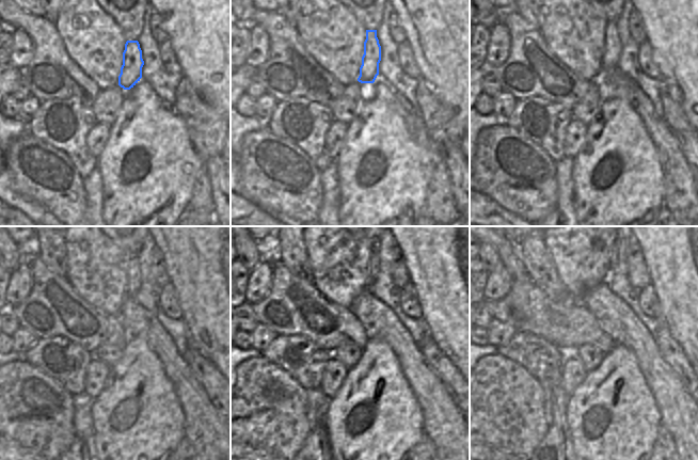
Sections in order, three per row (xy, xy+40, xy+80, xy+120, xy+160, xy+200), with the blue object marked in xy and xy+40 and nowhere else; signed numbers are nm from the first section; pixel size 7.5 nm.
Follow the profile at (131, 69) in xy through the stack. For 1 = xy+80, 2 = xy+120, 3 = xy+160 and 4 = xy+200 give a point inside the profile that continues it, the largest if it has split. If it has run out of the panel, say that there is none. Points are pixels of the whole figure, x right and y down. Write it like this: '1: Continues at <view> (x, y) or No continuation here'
1: Continues at xy+80 (612, 53)
2: Continues at xy+120 (133, 281)
3: Continues at xy+160 (374, 262)
4: Continues at xy+200 (615, 250).

